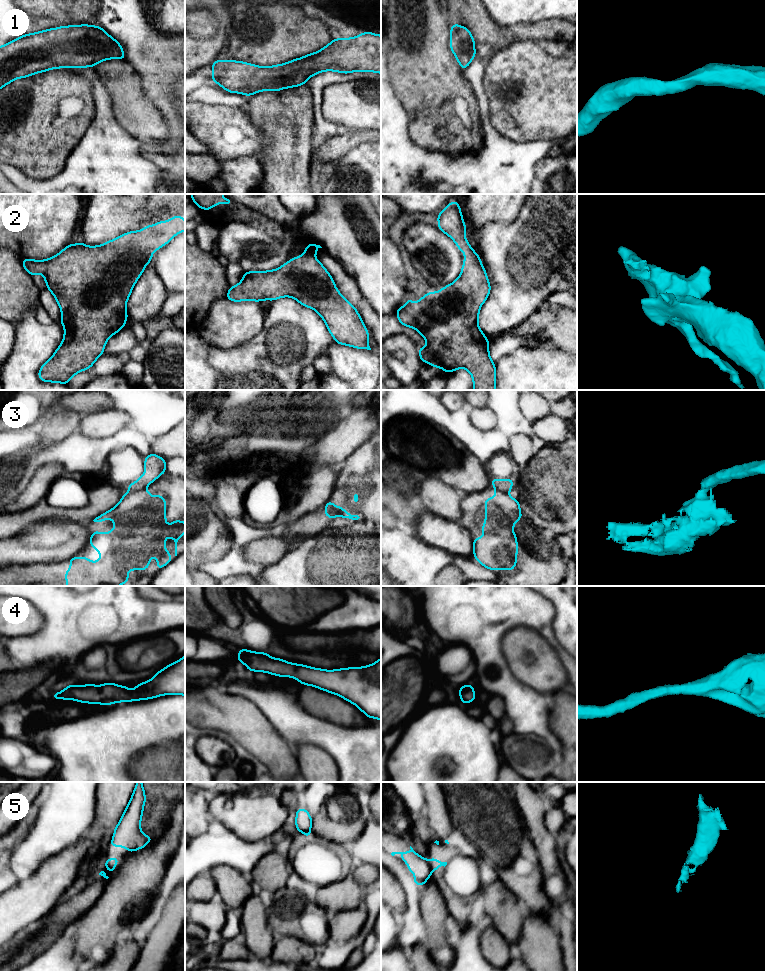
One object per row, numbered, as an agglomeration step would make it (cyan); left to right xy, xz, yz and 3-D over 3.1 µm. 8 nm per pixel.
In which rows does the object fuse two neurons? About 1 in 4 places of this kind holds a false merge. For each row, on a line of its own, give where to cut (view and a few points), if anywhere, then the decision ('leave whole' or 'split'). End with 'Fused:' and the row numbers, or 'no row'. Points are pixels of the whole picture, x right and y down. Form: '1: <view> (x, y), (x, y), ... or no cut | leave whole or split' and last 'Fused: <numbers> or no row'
1: no cut | leave whole
2: no cut | leave whole
3: xy (145, 486), (129, 492) | split
4: no cut | leave whole
5: yz (427, 862), (431, 870) | split
Fused: 3, 5

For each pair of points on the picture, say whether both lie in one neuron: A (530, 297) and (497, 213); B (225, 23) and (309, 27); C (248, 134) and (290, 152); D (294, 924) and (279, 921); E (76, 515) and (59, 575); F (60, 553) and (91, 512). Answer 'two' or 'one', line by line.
A: two
B: two
C: two
D: one
E: two
F: two

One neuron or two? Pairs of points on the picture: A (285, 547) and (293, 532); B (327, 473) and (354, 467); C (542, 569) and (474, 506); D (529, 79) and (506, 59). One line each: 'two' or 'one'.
A: two
B: two
C: one
D: one

